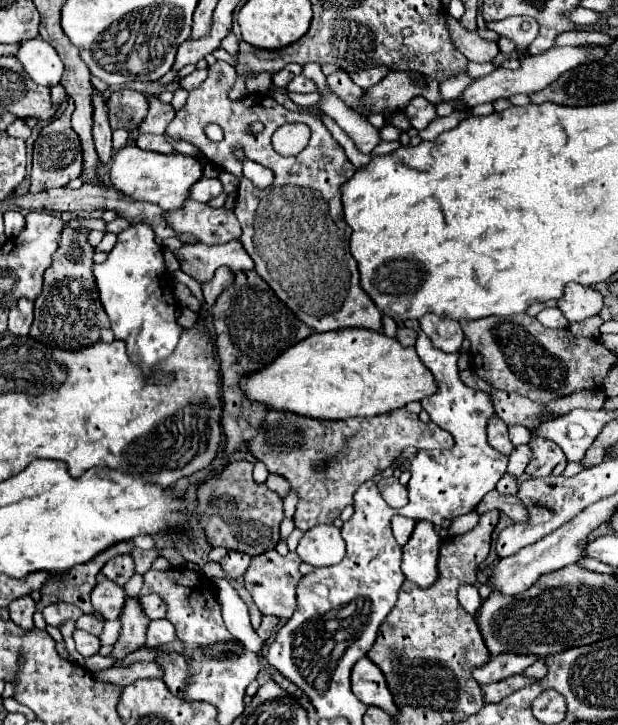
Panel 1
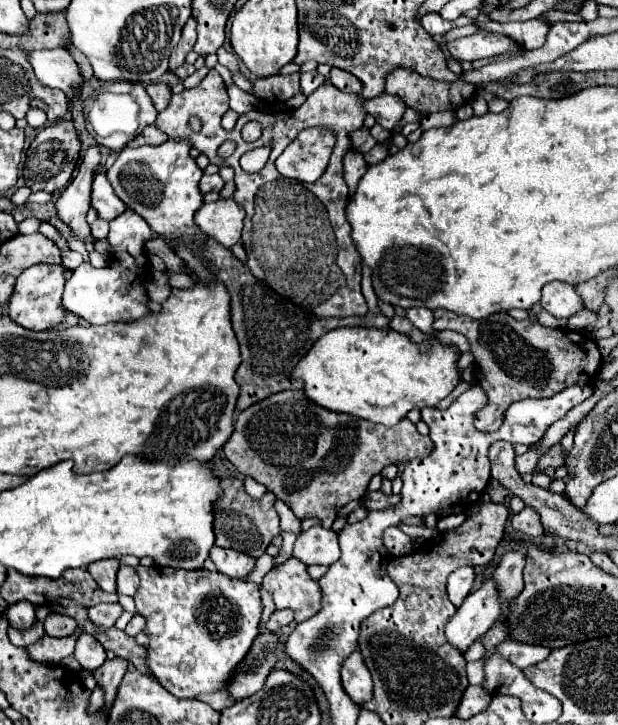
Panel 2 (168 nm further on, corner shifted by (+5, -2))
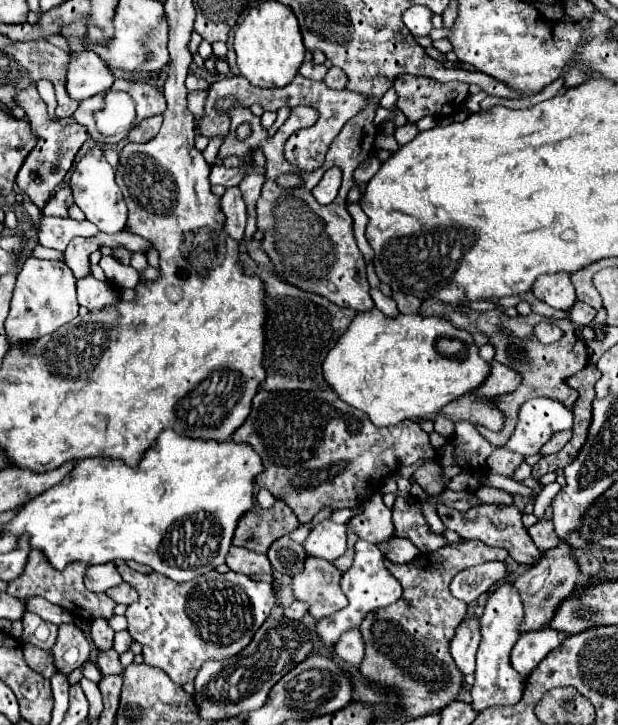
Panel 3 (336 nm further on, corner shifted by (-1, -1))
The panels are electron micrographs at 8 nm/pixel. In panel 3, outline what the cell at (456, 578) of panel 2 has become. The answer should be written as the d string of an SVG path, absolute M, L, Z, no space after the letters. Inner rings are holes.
M502 562L478 564L478 566L472 566L472 568L466 568L466 570L458 572L452 578L450 592L458 600L464 600L466 604L470 604L480 594L484 594L486 590L490 590L492 584L500 582L504 576L506 576L506 568L504 568Z

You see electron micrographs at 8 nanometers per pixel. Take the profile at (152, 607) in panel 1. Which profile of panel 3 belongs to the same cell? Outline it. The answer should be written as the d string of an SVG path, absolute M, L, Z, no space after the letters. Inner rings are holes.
M128 630L116 632L116 636L114 636L114 650L116 650L118 654L130 650L130 644L132 644L132 636L128 634Z

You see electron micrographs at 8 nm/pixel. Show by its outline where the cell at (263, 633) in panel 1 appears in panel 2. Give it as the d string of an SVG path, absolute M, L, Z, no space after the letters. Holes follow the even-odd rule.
M282 609L282 611L274 611L272 613L272 617L270 617L270 621L266 623L266 627L270 629L270 631L278 631L278 629L282 629L284 625L288 625L288 623L292 623L294 621L294 615L288 611L288 609Z

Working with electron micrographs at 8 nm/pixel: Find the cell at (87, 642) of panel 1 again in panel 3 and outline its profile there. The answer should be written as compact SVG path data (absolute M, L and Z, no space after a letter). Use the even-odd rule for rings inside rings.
M98 650L96 666L100 668L100 672L102 672L104 676L106 676L106 674L122 674L122 666L120 666L120 662L118 662L116 650L106 650L106 652L100 652L100 650Z

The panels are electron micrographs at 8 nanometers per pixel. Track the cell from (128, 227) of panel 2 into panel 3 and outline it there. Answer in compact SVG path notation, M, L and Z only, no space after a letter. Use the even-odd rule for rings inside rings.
M92 274L76 280L78 304L88 310L102 310L104 306L112 306L120 302L120 290L108 280L98 280Z

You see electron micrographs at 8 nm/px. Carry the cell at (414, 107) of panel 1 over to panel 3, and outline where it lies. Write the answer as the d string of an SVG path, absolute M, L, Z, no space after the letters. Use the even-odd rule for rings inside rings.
M296 74L296 78L286 84L284 88L258 88L258 86L250 86L250 82L244 76L232 76L232 78L220 78L210 86L210 100L206 100L206 122L198 122L198 130L200 134L204 134L206 138L212 136L226 136L228 128L230 128L230 116L226 112L218 112L214 106L218 100L222 98L234 98L236 102L240 102L240 106L252 106L252 104L260 104L264 110L272 110L276 112L282 106L314 106L320 110L320 120L304 130L298 130L294 134L294 138L290 138L286 142L284 148L284 156L286 160L296 166L298 170L316 170L318 166L324 164L324 156L330 150L330 144L334 142L334 138L338 136L338 132L342 130L342 126L356 114L360 114L366 104L370 102L370 96L364 96L360 92L350 92L350 90L330 90L324 86L324 82L314 82L304 78L302 74Z

